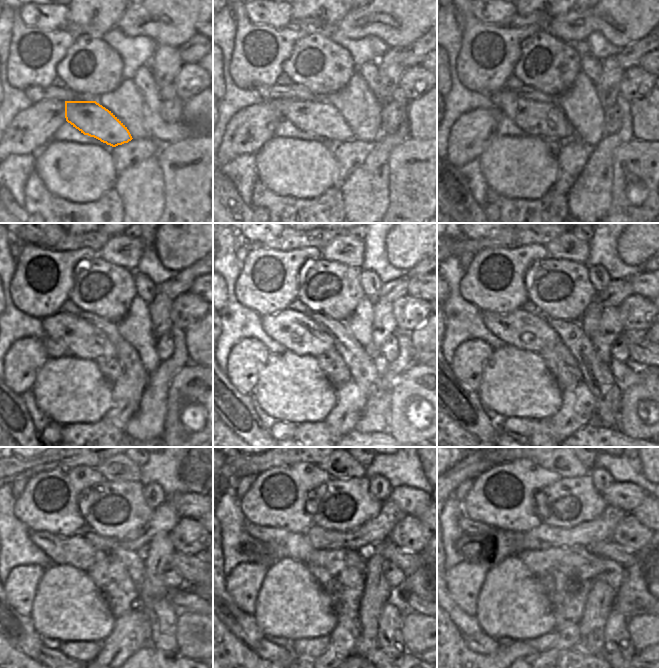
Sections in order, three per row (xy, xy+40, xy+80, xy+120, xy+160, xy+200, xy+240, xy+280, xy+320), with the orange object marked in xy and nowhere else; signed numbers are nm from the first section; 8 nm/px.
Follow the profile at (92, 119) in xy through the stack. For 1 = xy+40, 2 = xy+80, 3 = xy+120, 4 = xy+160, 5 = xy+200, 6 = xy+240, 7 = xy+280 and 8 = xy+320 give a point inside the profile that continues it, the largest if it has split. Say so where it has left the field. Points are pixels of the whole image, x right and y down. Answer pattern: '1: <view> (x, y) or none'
1: xy+40 (320, 118)
2: xy+80 (537, 119)
3: xy+120 (81, 339)
4: xy+160 (297, 332)
5: xy+200 (523, 330)
6: xy+240 (74, 550)
7: xy+280 (283, 544)
8: xy+320 (507, 542)

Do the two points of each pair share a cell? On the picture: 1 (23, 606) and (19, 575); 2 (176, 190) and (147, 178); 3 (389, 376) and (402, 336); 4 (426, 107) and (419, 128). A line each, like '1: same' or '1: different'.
1: same
2: different
3: same
4: same

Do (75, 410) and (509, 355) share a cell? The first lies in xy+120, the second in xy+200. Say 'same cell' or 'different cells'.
same cell

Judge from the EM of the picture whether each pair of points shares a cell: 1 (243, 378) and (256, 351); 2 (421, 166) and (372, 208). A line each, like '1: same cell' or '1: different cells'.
1: same cell
2: different cells

